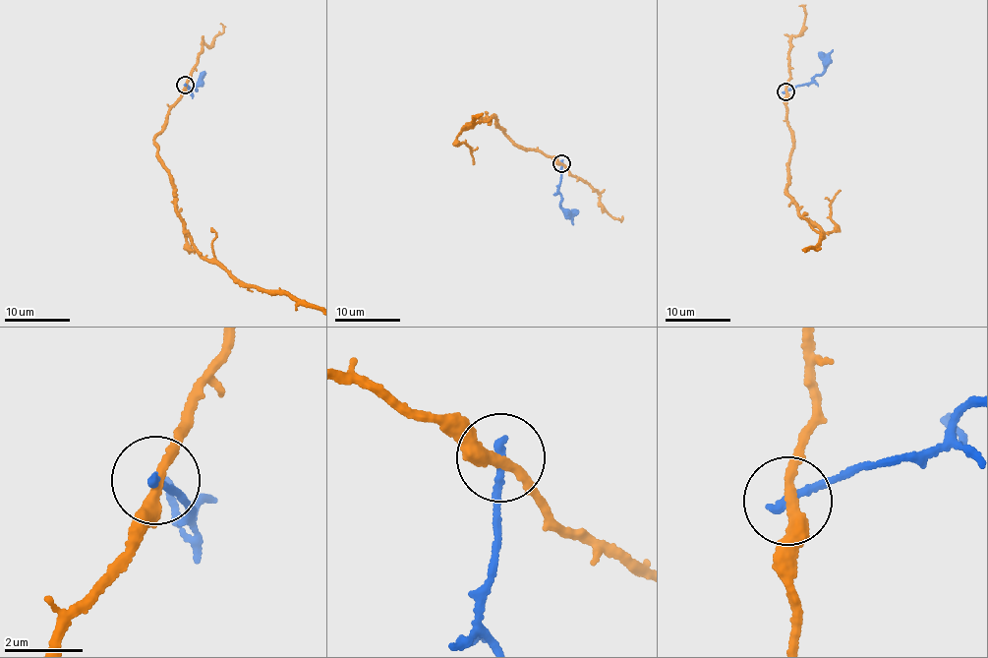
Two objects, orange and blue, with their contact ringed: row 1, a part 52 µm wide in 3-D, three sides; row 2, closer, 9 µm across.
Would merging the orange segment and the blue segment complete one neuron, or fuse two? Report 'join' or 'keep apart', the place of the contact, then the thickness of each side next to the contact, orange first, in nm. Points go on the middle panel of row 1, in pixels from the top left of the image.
keep apart; at (561, 163); 280 nm thick on the orange side, 240 nm on the other

